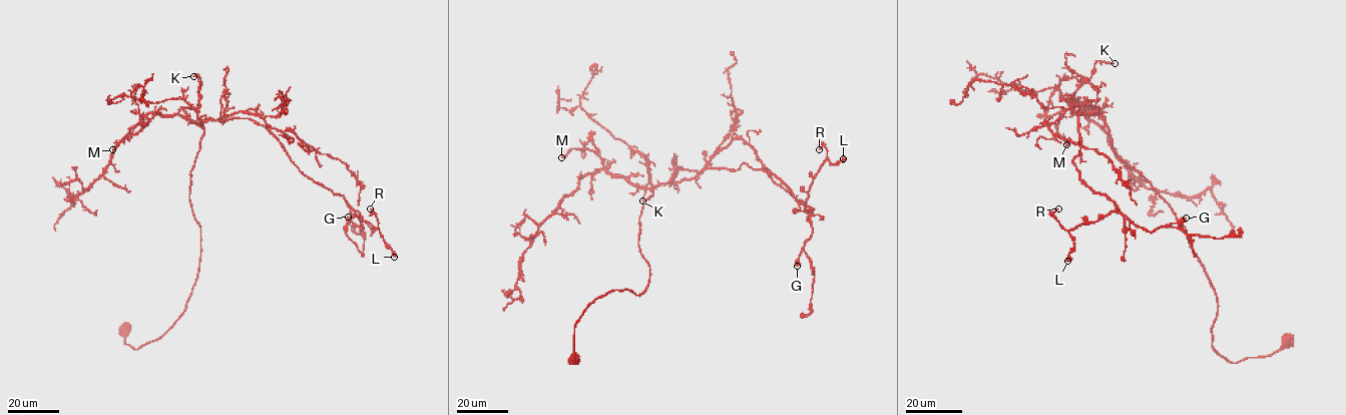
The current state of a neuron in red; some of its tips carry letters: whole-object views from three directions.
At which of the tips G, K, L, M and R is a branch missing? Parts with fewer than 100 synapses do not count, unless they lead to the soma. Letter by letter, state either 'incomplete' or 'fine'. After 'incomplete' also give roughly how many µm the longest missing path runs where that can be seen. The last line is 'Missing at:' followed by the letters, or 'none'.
G: fine
K: fine
L: fine
M: fine
R: fine
Missing at: none

